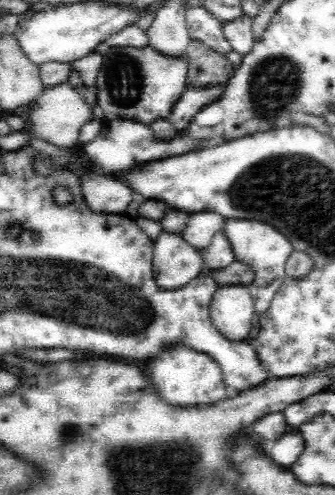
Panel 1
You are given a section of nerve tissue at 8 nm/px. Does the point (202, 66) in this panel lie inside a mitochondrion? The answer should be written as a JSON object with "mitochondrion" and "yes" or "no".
{"mitochondrion":"no"}

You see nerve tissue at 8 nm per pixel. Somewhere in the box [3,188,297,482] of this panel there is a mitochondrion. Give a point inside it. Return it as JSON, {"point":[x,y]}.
{"point":[70,434]}

